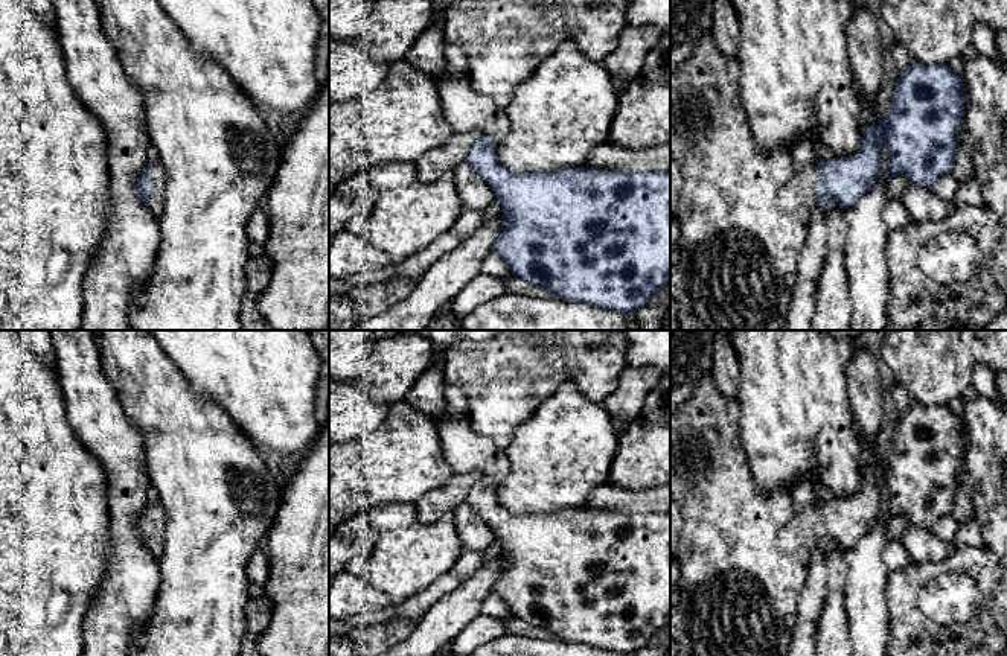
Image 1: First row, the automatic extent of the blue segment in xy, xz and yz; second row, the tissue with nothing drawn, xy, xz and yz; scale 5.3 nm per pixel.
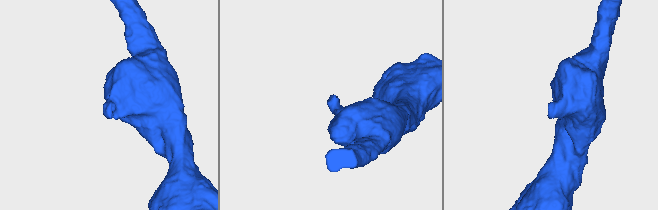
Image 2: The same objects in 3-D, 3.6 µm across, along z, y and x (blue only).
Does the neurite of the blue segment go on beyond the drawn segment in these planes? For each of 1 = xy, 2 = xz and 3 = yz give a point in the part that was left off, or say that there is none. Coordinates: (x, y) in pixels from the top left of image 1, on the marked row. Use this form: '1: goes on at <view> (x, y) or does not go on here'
1: goes on at xy (157, 172)
2: goes on at xz (465, 110)
3: goes on at yz (799, 198)

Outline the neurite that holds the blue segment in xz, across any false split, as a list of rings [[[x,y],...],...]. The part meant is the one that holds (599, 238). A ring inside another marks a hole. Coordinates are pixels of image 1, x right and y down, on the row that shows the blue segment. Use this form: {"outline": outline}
{"outline": [[[446,68],[437,82],[443,116],[454,132],[478,131],[480,137],[466,161],[494,190],[501,204],[506,227],[494,242],[497,253],[515,277],[551,291],[565,301],[591,304],[625,315],[643,307],[670,280],[670,170],[669,172],[606,172],[590,167],[562,167],[553,174],[509,172],[495,155],[509,132],[504,108],[472,90],[468,75],[457,76]]]}

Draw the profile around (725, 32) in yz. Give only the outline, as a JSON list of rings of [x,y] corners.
[[[714,0],[711,35],[724,56],[737,56],[740,29],[733,0]]]

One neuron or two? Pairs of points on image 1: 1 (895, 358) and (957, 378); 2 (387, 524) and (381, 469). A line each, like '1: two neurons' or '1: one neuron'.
1: one neuron
2: two neurons

